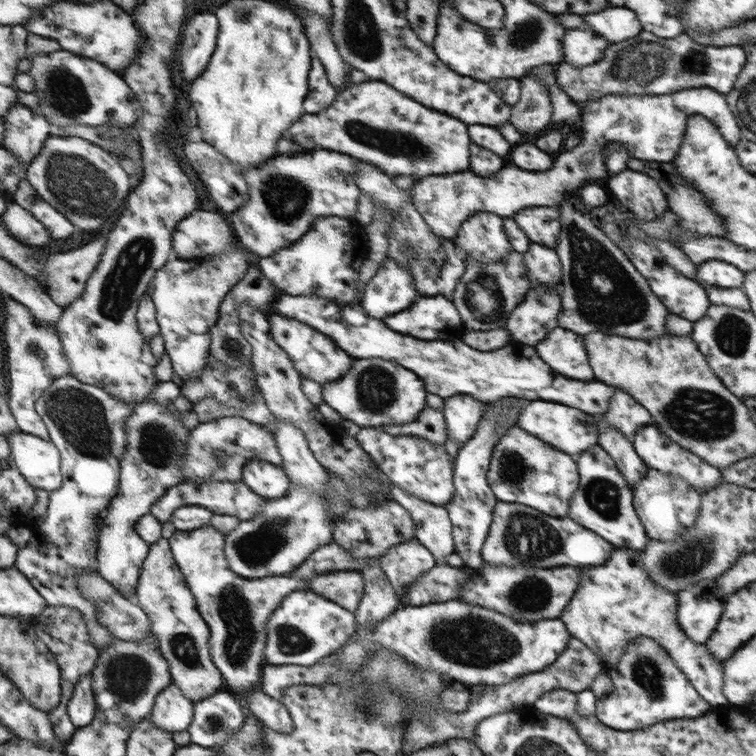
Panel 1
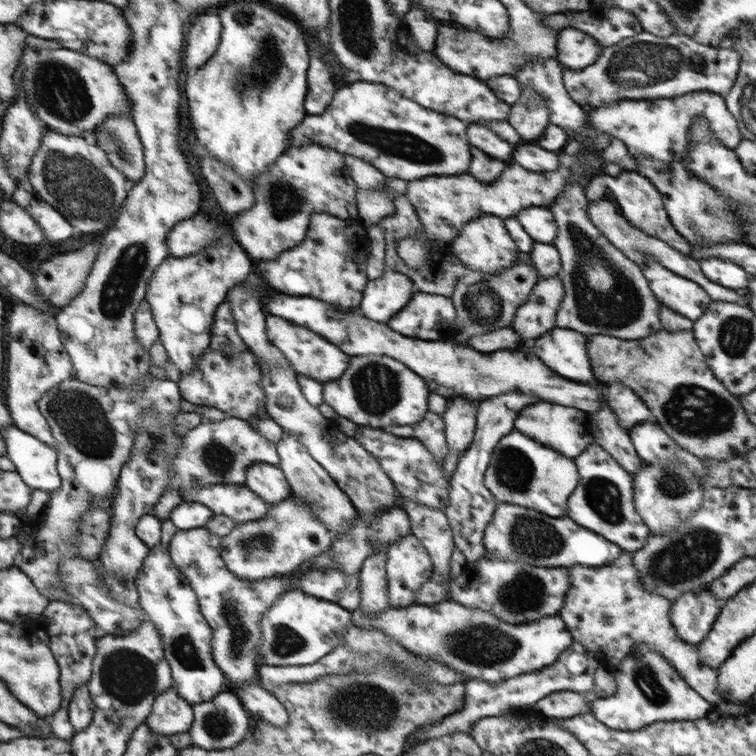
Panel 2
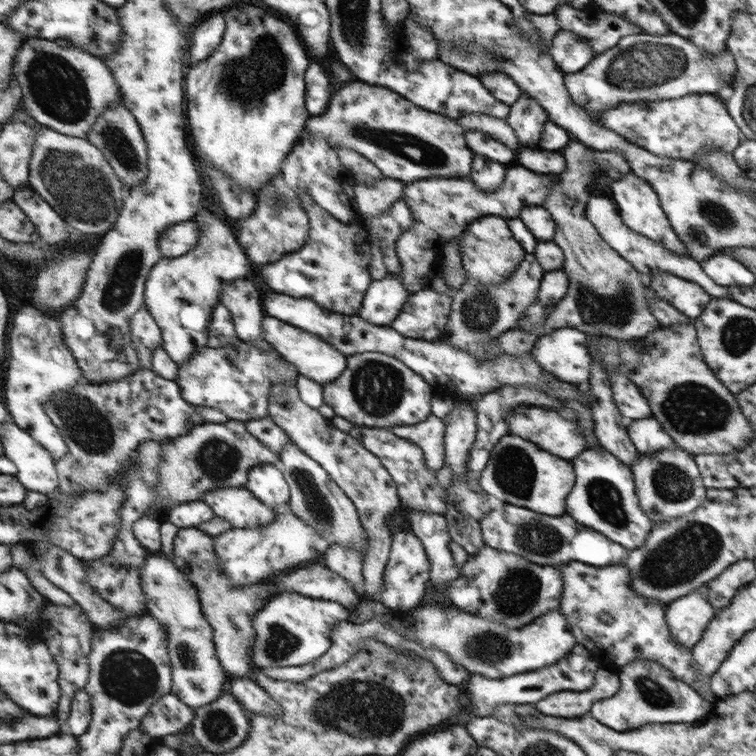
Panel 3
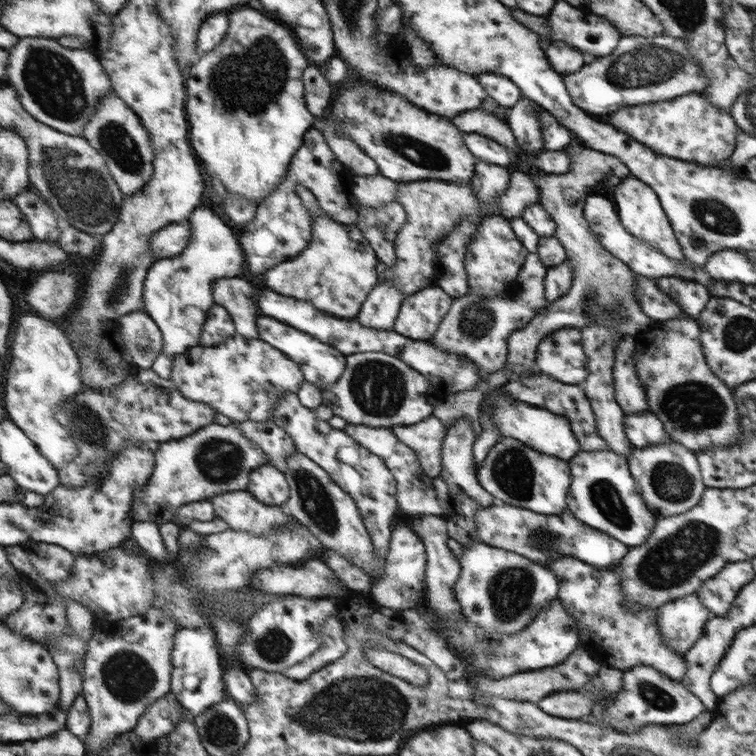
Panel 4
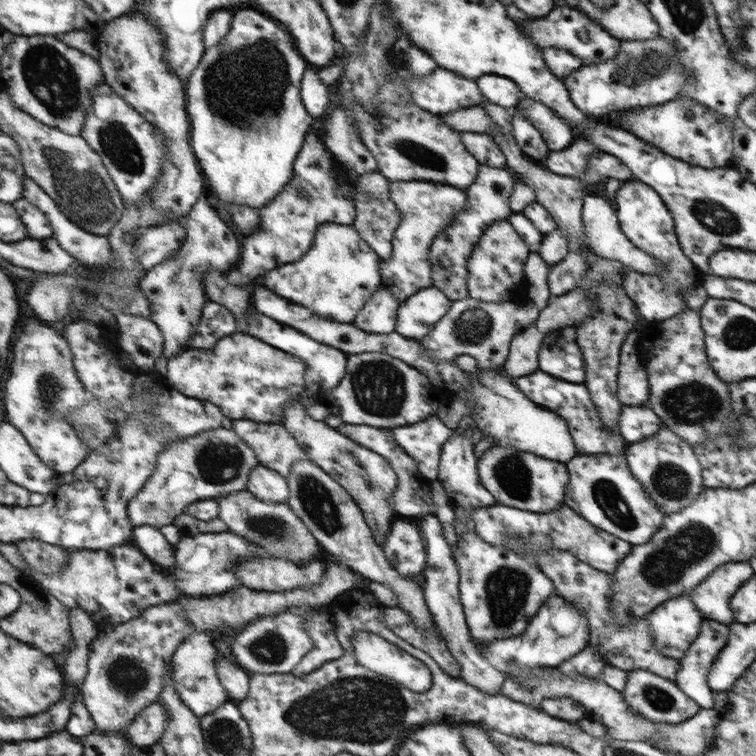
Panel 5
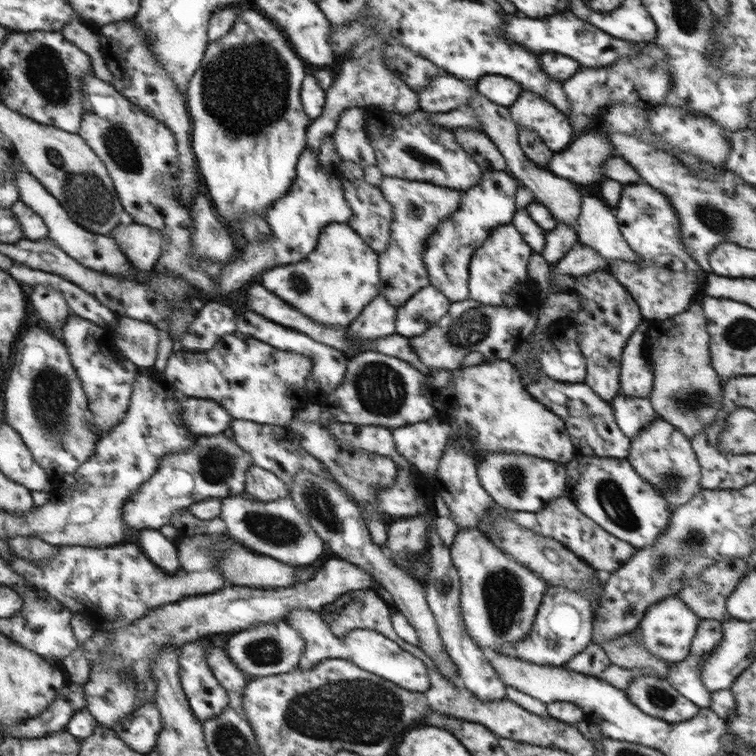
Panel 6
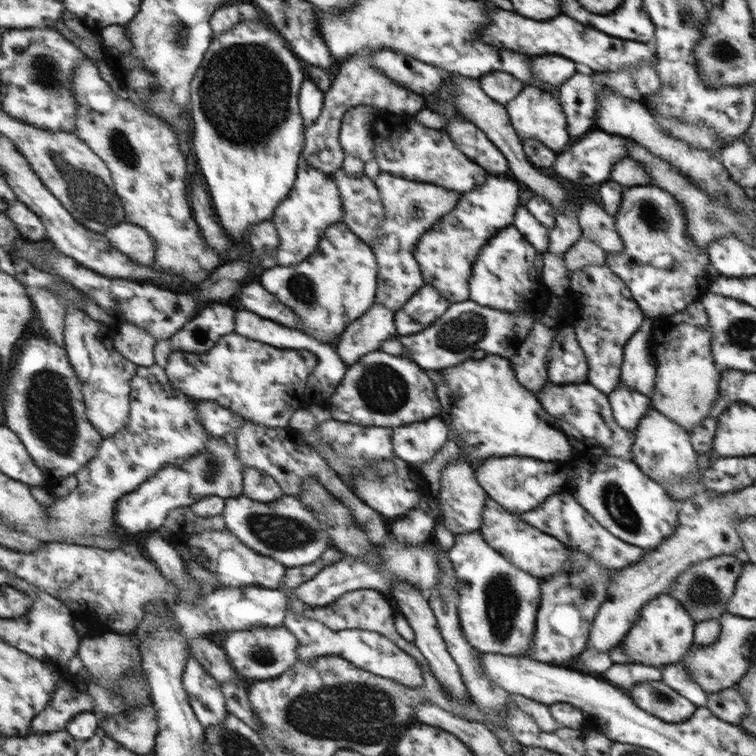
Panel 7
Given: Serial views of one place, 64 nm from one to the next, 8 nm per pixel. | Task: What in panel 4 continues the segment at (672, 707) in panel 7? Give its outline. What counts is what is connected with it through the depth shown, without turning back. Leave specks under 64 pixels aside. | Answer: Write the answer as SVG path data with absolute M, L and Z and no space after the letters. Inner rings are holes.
M635 665L633 668L623 670L621 675L621 689L612 696L611 703L603 705L603 709L599 705L592 705L591 714L596 718L601 718L605 724L609 724L616 731L619 728L642 728L644 725L681 725L691 722L697 714L705 711L703 703L699 701L691 692L684 688L683 683L670 679L663 673L657 671L655 667L647 665Z

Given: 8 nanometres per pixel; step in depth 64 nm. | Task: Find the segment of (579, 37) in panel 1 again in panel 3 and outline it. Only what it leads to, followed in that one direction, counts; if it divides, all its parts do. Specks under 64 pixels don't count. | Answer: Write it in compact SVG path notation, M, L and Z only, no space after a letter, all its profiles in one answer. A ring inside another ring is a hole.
M557 31L547 52L564 74L584 69L594 57L592 47L587 45L587 41L577 38L571 31Z

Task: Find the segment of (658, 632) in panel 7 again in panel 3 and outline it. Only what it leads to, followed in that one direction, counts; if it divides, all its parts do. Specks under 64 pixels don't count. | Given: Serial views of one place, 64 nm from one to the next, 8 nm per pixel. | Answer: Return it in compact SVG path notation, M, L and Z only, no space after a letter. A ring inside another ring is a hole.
M702 589L666 603L665 623L672 635L672 642L691 649L716 612Z

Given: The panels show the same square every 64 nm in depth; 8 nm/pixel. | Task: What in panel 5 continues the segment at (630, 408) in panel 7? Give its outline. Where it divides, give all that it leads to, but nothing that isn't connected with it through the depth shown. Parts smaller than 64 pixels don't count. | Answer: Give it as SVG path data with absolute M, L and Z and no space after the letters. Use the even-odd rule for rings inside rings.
M647 403L640 406L620 404L618 432L627 444L639 443L653 437L662 426L661 420L650 410Z

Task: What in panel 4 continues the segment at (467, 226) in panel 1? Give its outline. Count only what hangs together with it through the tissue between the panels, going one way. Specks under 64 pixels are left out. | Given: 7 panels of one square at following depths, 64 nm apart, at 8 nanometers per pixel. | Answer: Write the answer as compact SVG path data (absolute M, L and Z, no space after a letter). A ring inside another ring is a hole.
M500 215L484 219L477 228L477 238L473 238L473 250L469 250L469 262L465 262L464 266L469 266L468 289L487 298L503 293L505 288L514 284L529 252L516 237L507 219L503 219Z

